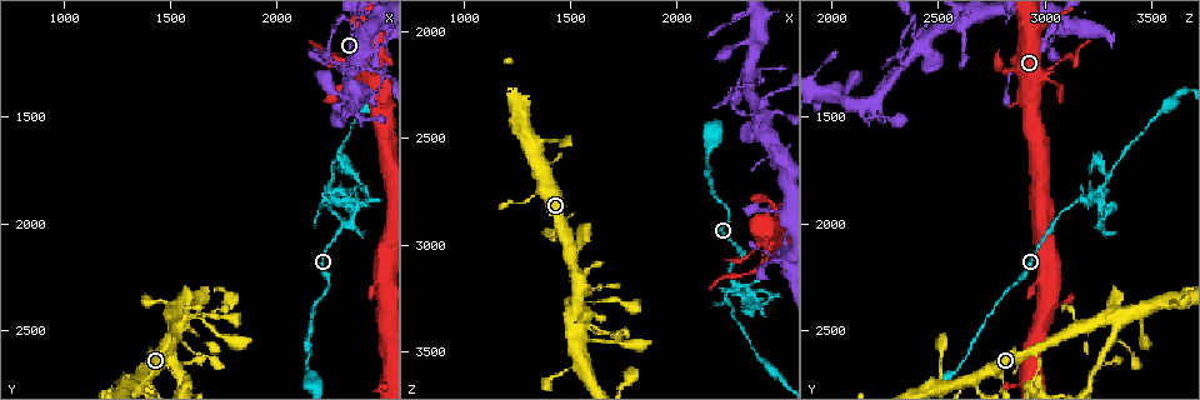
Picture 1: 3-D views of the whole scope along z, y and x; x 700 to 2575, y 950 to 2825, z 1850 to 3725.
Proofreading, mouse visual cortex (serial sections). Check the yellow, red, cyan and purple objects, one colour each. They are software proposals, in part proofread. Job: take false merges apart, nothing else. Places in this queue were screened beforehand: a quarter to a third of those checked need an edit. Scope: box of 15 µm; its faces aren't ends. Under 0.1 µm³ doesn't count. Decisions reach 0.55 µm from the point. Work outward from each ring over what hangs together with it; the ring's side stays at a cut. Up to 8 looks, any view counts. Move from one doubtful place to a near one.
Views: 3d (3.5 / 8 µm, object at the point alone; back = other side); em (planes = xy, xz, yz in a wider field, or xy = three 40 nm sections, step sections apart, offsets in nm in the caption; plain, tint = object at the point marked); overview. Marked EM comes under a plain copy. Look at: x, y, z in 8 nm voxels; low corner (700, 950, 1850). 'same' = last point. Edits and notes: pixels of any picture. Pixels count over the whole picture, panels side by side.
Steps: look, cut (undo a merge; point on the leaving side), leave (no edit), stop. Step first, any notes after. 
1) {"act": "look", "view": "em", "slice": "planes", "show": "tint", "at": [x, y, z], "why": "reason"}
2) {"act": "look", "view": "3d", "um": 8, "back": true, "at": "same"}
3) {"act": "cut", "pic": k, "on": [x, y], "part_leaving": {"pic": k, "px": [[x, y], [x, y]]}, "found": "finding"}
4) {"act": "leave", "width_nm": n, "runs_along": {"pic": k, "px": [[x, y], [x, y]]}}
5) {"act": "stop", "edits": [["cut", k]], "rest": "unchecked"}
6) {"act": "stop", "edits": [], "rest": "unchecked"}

{"act": "look", "view": "3d", "um": 8, "at": [2420, 1240, 3060], "why": "calibre changes"}

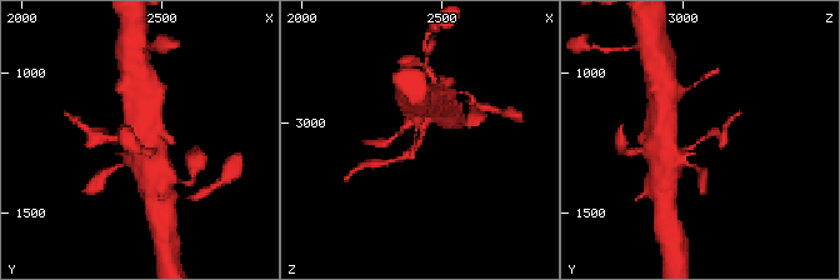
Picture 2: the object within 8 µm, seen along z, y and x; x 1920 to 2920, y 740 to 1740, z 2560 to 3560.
{"act": "look", "view": "3d", "um": 3.5, "at": [2430, 1250, 3050], "why": "zoom in"}

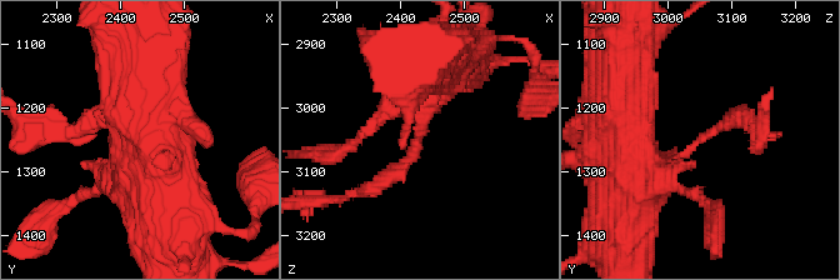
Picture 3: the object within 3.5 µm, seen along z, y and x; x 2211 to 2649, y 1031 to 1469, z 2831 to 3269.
{"act": "look", "view": "em", "slice": "xy", "step": 2, "show": "tint", "at": [2425, 1245, 3050], "why": "need the tissue"}

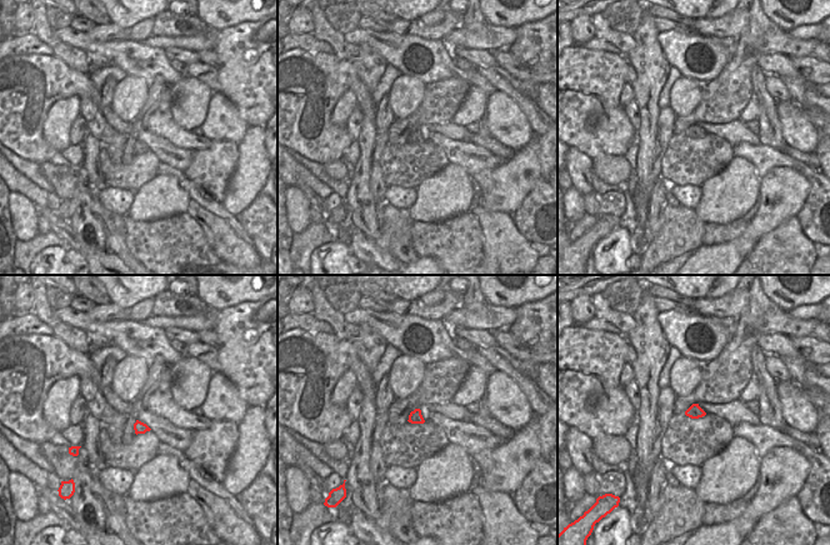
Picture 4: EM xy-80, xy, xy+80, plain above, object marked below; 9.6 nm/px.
{"act": "cut", "pic": 3, "on": [726, 120], "part_leaving": {"pic": 3, "px": [[698, 141], [740, 115], [759, 126]]}, "found": "two cells meet here"}

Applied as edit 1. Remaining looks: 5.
{"act": "look", "view": "3d", "um": 3.5, "at": [2250, 1890, 3170], "why": "sharp bend"}

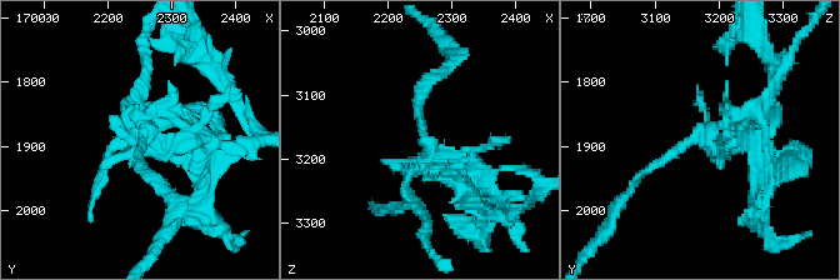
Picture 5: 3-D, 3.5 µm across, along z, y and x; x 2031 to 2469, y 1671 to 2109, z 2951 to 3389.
{"act": "cut", "pic": 5, "on": [731, 129], "part_leaving": {"pic": 5, "px": [[695, 139], [746, 143], [759, 161]]}, "found": "two cells meet here"}

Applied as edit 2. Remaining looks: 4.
{"act": "look", "view": "overview"}

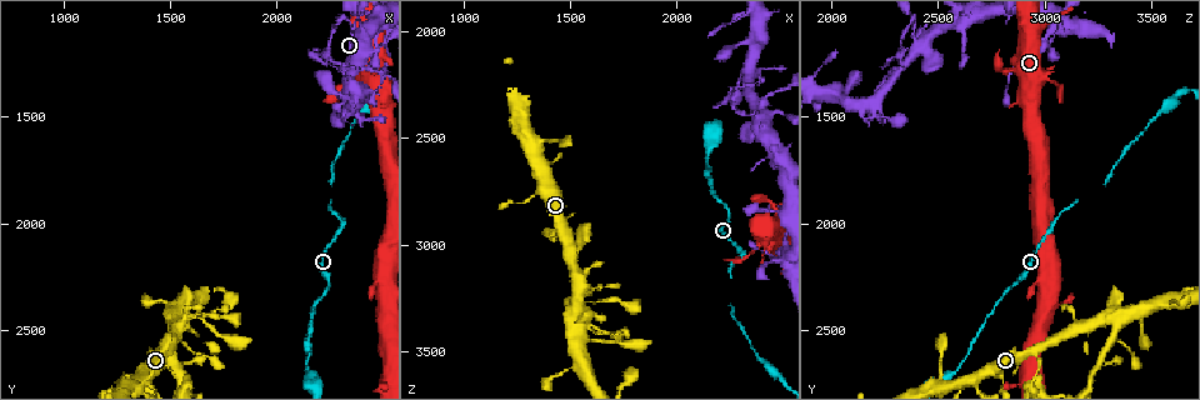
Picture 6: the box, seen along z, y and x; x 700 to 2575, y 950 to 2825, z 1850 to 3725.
{"act": "look", "view": "3d", "um": 8, "at": [1520, 2480, 3340], "why": "narrows sharply"}

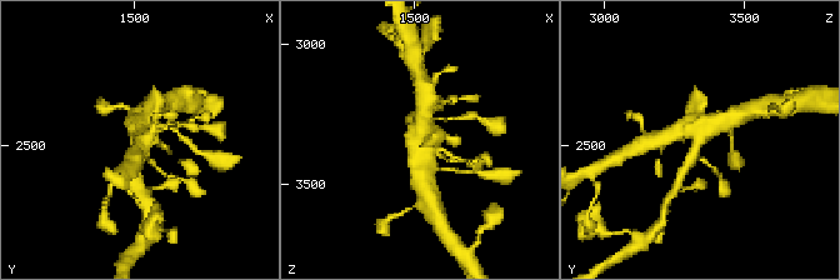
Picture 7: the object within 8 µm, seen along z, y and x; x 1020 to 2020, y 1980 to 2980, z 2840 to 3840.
{"act": "look", "view": "3d", "um": 3.5, "at": "same", "why": "zoom in"}

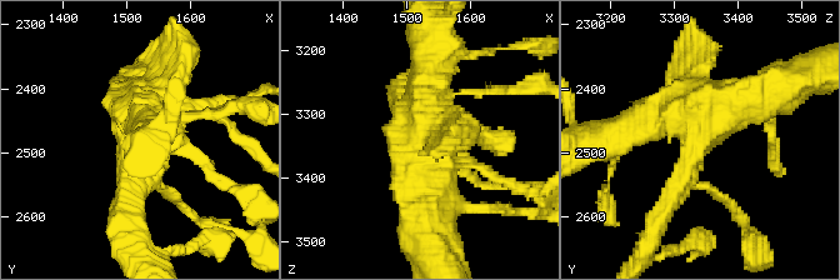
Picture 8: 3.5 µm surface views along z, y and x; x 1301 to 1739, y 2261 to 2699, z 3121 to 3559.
{"act": "leave", "runs_along": {"pic": 8, "px": [[615, 138], [759, 99]]}, "found": "one cell here"}

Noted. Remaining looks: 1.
{"act": "stop", "edits": [["cut", 3], ["cut", 5]], "rest": "unchecked"}

